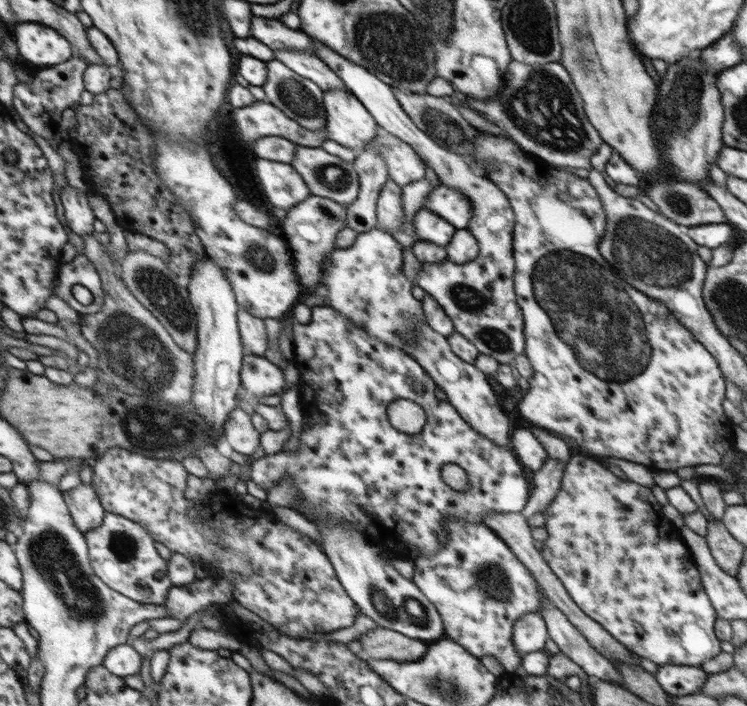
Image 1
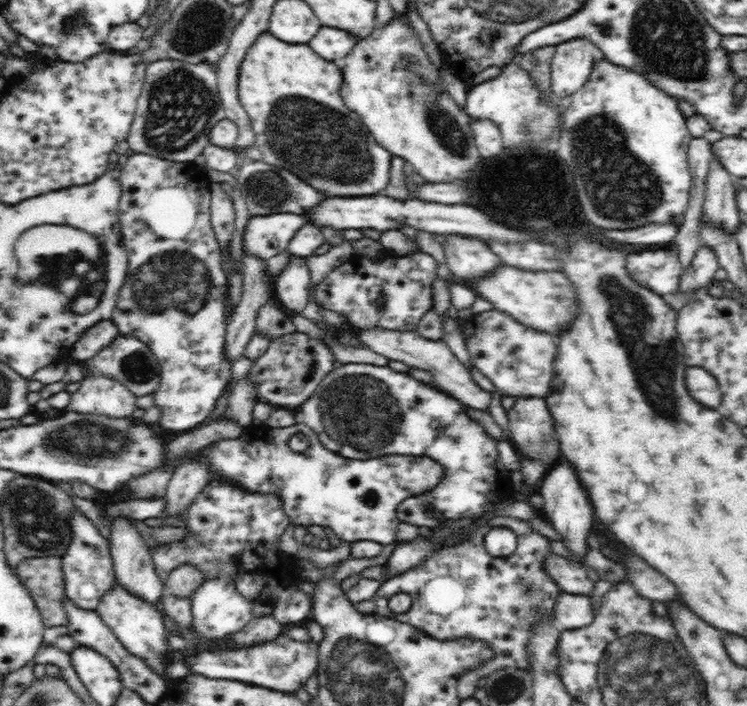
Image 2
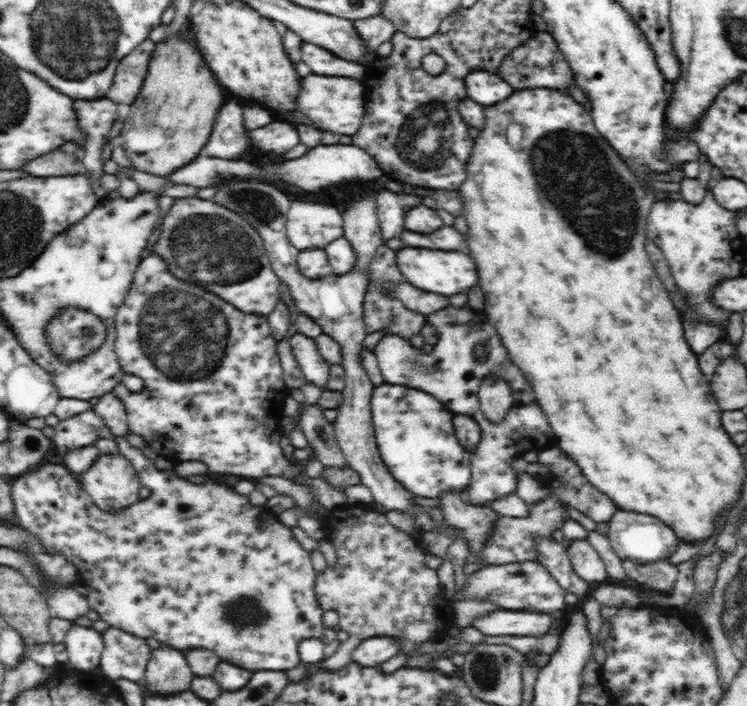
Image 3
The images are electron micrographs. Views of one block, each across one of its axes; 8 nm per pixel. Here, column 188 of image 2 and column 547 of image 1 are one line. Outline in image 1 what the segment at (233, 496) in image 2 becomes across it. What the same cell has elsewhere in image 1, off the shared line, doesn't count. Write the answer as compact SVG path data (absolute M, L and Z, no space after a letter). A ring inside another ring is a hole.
M584 454L572 455L568 462L565 463L560 491L556 494L554 500L543 510L542 516L544 516L545 520L544 527L548 531L548 538L544 541L544 548L541 552L544 561L548 563L552 572L560 579L572 600L635 656L652 660L657 665L673 664L700 667L705 660L714 658L722 651L720 649L721 640L716 636L714 630L717 614L703 587L695 558L676 534L660 530L660 526L670 526L670 522L662 514L662 506L653 495L650 487L640 486L640 484L634 482L624 482L618 476L614 476L606 465L597 459L588 460L588 458L584 458Z

